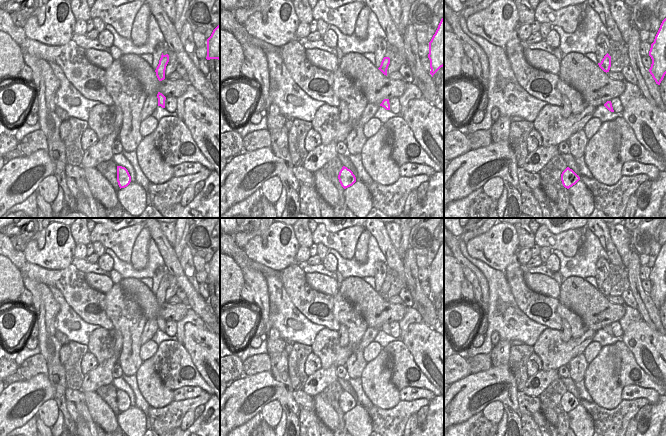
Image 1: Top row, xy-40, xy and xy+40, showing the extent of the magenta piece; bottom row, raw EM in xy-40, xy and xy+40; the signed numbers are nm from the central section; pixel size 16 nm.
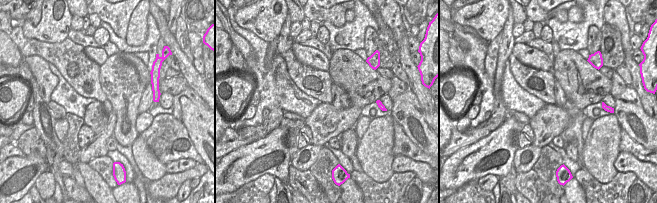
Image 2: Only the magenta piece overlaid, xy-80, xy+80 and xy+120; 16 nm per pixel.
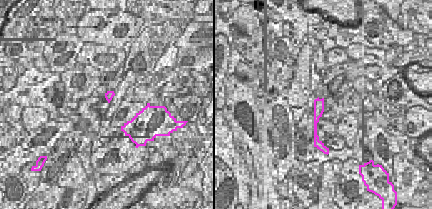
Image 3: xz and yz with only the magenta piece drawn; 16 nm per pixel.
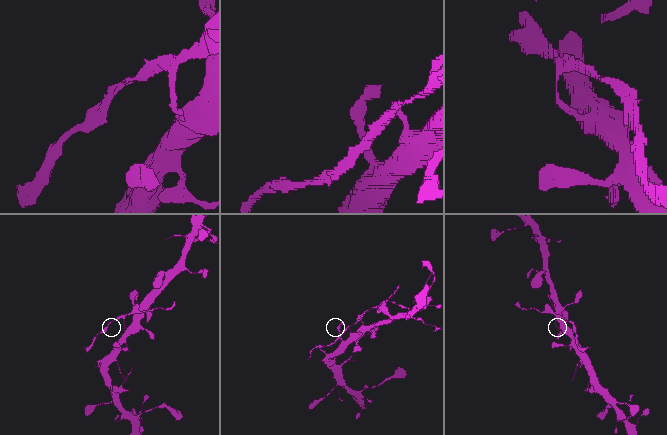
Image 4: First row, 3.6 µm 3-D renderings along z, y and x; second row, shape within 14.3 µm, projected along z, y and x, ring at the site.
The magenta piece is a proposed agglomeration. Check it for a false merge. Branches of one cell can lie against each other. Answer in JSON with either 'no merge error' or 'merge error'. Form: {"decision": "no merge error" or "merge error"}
{"decision": "merge error"}

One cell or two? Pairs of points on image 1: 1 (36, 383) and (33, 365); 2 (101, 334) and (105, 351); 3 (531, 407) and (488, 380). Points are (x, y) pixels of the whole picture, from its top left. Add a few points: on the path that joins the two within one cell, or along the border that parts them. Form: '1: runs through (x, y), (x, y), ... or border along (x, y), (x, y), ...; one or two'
1: border along (47, 375), (37, 373), (24, 380); two
2: runs through (101, 338), (102, 347); one
3: border along (517, 391), (519, 412); two

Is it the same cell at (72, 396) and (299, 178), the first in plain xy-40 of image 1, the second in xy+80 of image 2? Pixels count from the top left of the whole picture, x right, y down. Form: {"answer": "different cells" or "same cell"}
{"answer": "same cell"}

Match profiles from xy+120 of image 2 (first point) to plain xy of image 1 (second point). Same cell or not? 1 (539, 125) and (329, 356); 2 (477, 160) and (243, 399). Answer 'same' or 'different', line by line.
1: same
2: same

